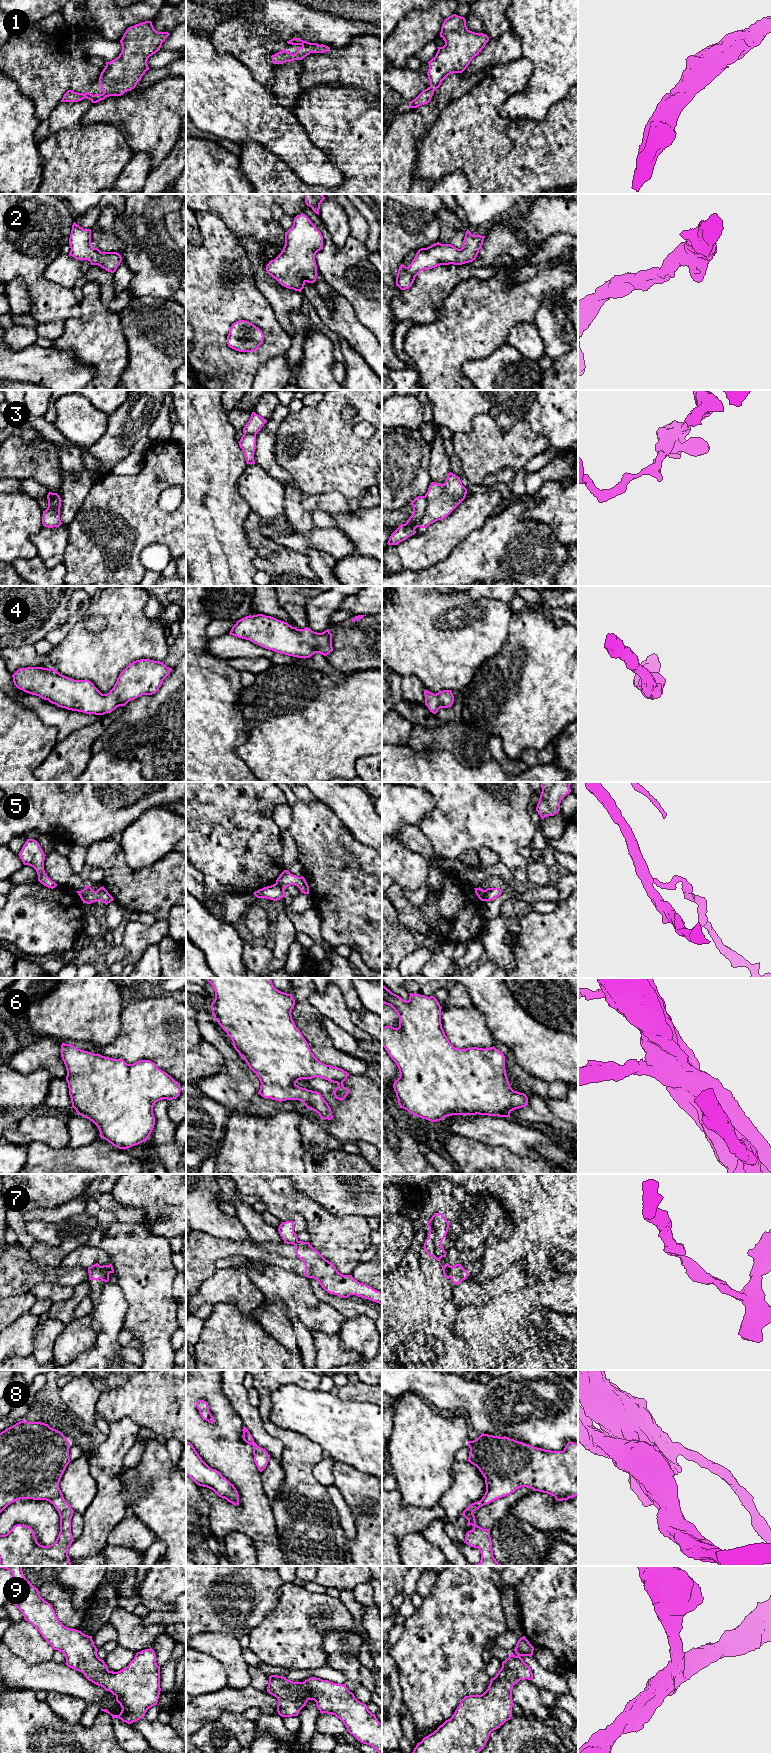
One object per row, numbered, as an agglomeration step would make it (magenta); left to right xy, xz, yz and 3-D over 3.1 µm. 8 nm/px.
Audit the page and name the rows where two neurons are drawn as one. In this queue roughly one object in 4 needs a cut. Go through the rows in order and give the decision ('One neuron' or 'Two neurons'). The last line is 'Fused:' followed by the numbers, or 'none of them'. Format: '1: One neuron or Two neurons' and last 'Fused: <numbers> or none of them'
1: One neuron
2: One neuron
3: Two neurons
4: One neuron
5: Two neurons
6: One neuron
7: Two neurons
8: One neuron
9: One neuron
Fused: 3, 5, 7

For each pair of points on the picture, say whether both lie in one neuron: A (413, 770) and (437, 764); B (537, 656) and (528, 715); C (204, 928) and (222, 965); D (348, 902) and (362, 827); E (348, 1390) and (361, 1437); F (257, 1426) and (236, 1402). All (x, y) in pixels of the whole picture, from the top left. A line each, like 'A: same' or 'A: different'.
A: same
B: same
C: same
D: different
E: different
F: same

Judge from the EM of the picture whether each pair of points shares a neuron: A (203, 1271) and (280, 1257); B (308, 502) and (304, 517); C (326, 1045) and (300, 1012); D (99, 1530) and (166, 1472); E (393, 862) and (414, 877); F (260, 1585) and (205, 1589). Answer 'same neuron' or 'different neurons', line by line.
A: same neuron
B: different neurons
C: same neuron
D: different neurons
E: same neuron
F: same neuron

